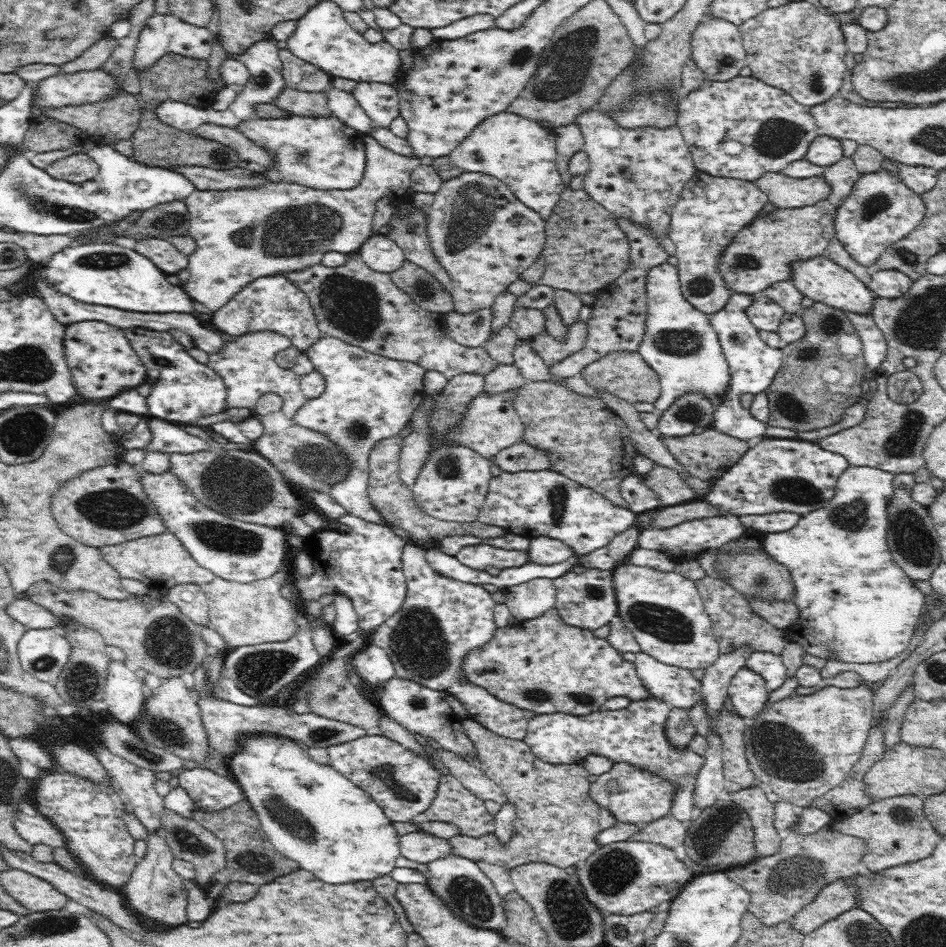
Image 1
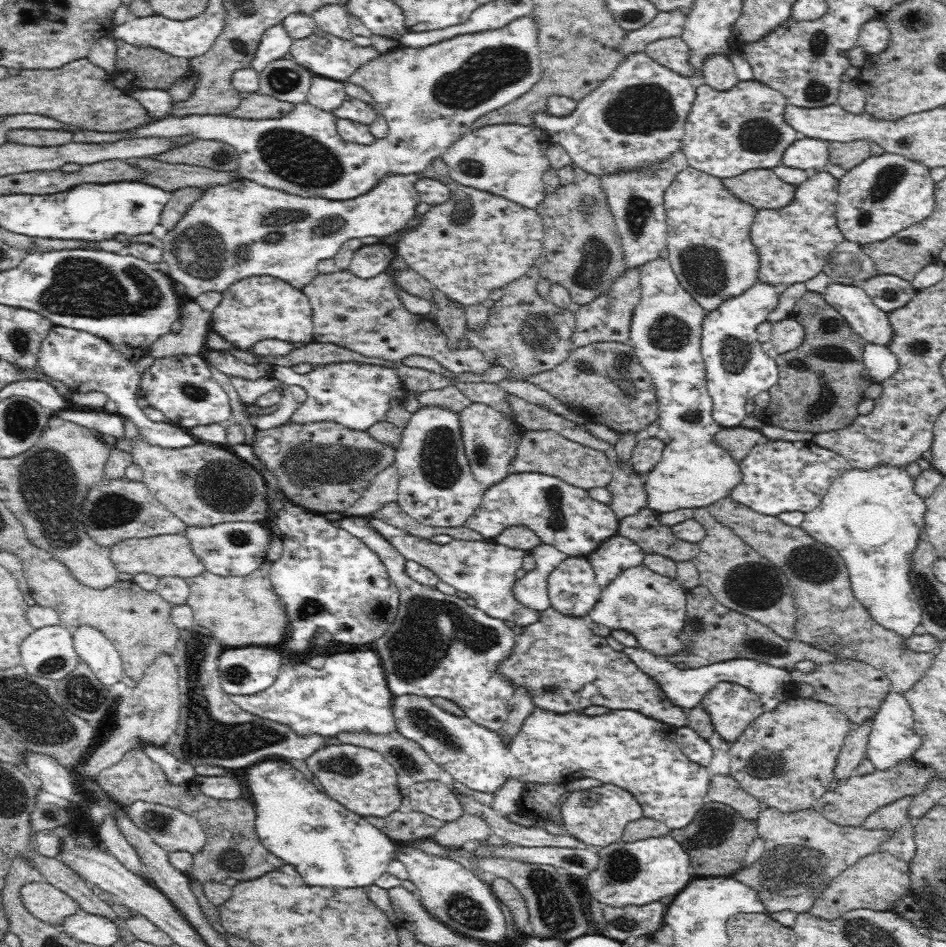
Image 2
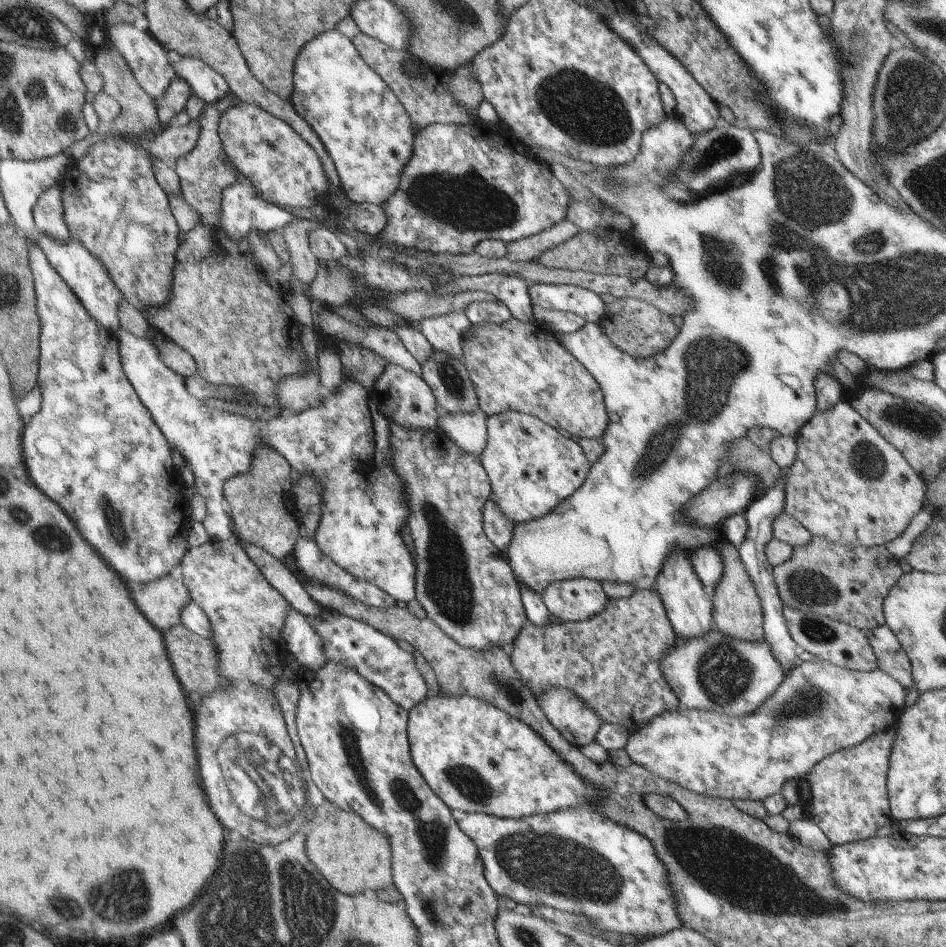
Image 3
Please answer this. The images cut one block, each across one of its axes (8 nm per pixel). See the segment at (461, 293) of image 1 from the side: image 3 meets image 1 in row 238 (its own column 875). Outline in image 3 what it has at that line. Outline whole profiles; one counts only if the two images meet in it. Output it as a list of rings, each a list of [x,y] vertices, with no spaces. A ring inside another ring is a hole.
[[[845,400],[835,401],[832,407],[815,413],[813,418],[799,430],[795,436],[797,444],[797,458],[794,463],[786,469],[784,476],[784,503],[782,508],[789,516],[794,517],[803,525],[803,528],[808,529],[813,535],[826,538],[828,541],[835,543],[840,547],[874,547],[889,543],[891,539],[902,534],[911,522],[915,520],[918,512],[925,506],[925,482],[921,479],[918,473],[914,471],[911,464],[906,460],[906,457],[888,442],[851,404]]]

